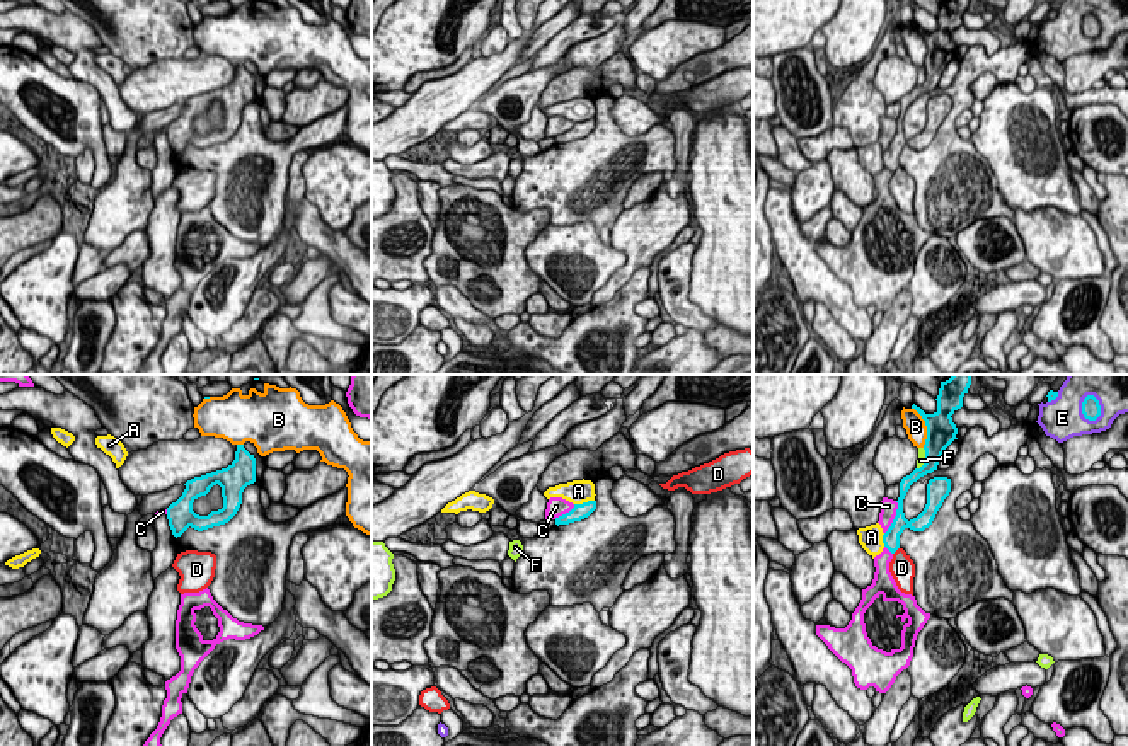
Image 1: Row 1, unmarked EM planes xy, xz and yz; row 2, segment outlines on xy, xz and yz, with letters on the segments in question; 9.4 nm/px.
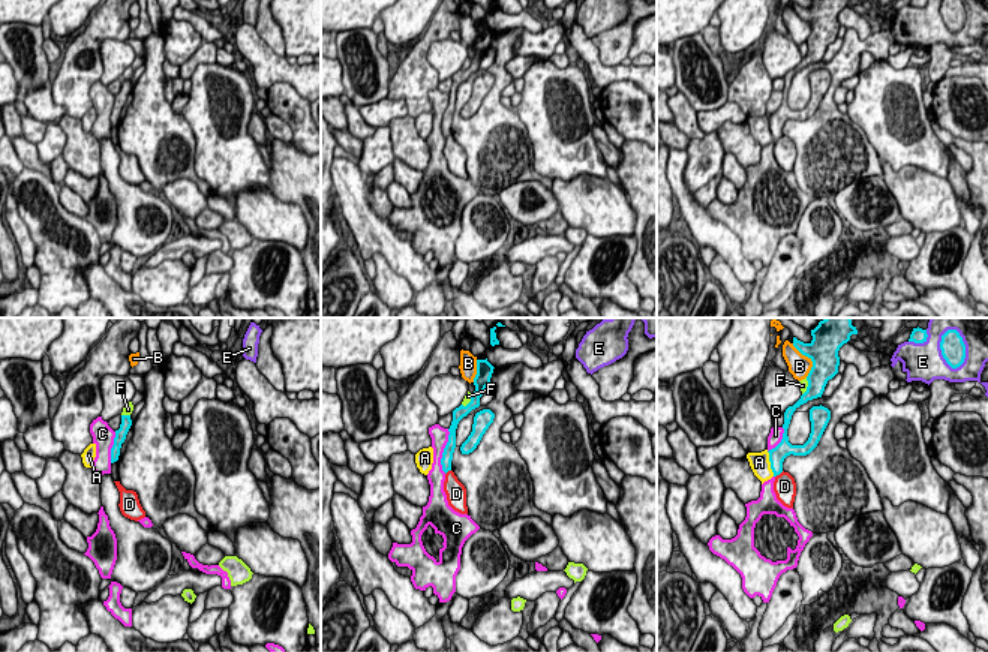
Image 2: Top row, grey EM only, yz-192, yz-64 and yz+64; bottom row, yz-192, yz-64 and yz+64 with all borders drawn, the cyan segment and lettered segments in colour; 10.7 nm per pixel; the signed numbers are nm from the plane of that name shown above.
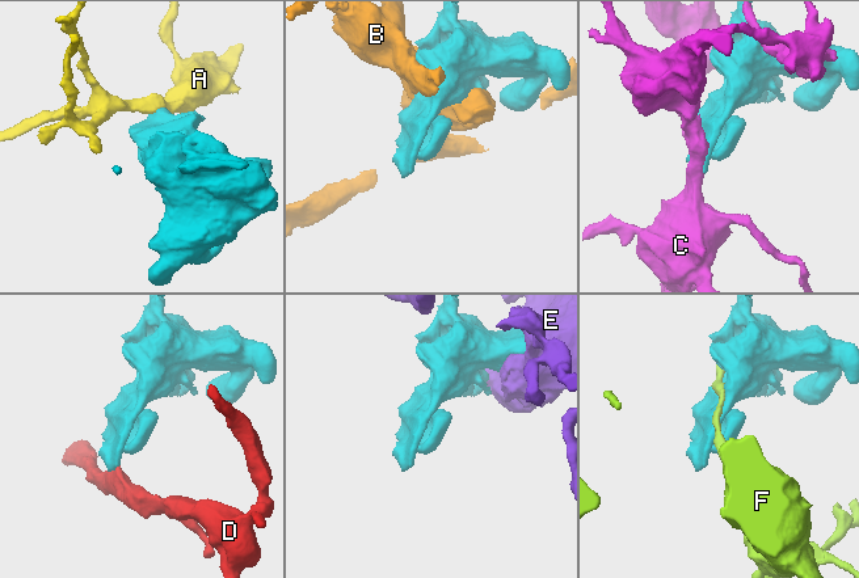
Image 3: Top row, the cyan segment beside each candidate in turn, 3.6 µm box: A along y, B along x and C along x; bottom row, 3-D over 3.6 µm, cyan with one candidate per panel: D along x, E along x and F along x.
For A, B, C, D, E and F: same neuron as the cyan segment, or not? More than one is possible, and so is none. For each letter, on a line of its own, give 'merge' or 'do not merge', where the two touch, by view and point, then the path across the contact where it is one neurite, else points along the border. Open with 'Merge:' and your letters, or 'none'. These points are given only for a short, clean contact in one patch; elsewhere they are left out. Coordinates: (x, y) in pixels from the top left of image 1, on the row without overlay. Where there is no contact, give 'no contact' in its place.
Merge: E
A: do not merge | xz (583, 121) | along xz (593, 118), (575, 123)
B: do not merge | yz (927, 46)
C: do not merge | yz (895, 137)
D: do not merge | yz (897, 167) | along yz (898, 166), (893, 172)
E: merge | yz (1099, 24)
F: do not merge | yz (926, 77)

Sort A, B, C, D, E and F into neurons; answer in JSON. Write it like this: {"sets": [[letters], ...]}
{"sets": [["A"], ["B"], ["C"], ["D"], ["E"], ["F"]]}

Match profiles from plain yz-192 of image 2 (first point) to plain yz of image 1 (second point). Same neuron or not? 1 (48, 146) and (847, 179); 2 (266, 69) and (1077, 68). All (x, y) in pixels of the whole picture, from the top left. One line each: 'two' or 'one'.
1: two
2: two

